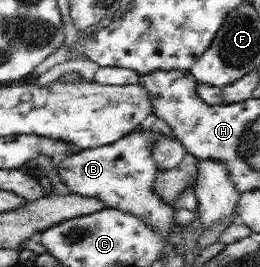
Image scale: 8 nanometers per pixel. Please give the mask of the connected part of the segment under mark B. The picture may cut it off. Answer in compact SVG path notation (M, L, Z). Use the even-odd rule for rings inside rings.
M140 131L117 139L114 143L84 148L76 155L62 157L55 160L56 177L72 193L98 196L102 200L108 200L110 207L142 214L150 224L167 230L175 209L164 205L151 191L154 174L158 171L149 152L152 136L152 131Z

